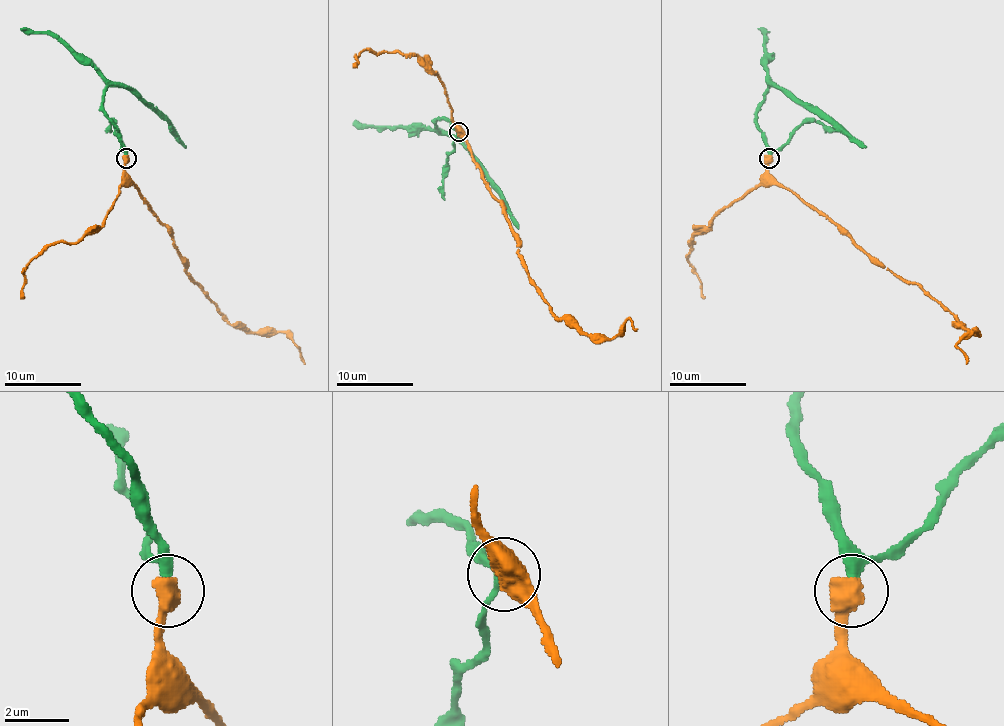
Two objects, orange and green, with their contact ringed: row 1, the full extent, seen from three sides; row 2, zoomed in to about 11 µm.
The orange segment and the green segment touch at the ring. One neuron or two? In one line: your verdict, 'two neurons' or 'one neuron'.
one neuron

